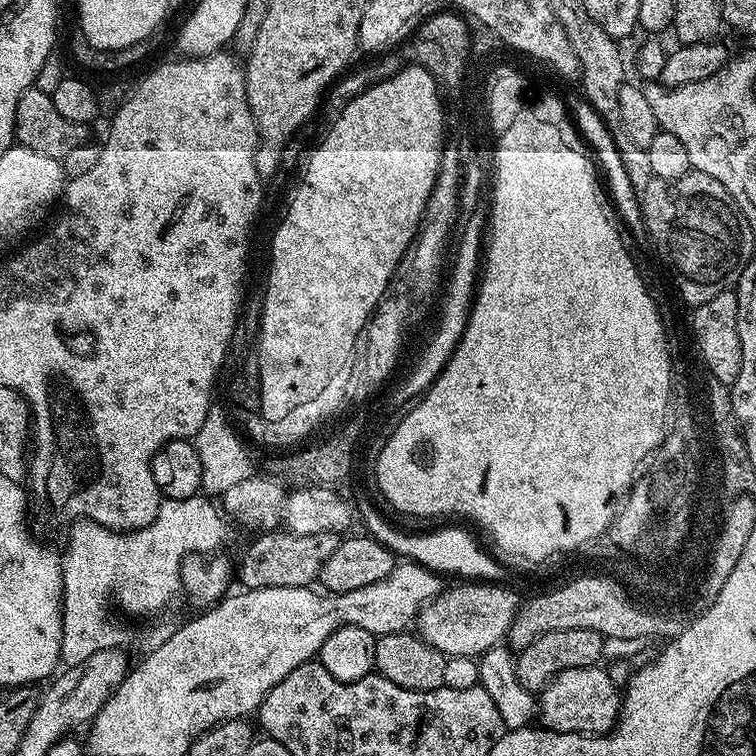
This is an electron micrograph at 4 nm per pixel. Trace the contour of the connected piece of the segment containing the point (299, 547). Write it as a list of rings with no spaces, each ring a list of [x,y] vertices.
[[[268,530],[244,552],[240,564],[238,560],[238,580],[245,589],[288,586],[306,588],[319,577],[326,558],[334,554],[338,540],[331,532],[298,536],[287,530]]]

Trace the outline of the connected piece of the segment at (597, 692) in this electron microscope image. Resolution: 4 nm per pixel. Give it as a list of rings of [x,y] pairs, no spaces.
[[[591,664],[590,666],[578,666],[570,670],[562,670],[538,696],[538,720],[543,727],[551,732],[581,732],[587,736],[602,736],[611,732],[616,727],[616,721],[620,719],[620,706],[622,694],[615,689],[615,681],[607,667]]]

